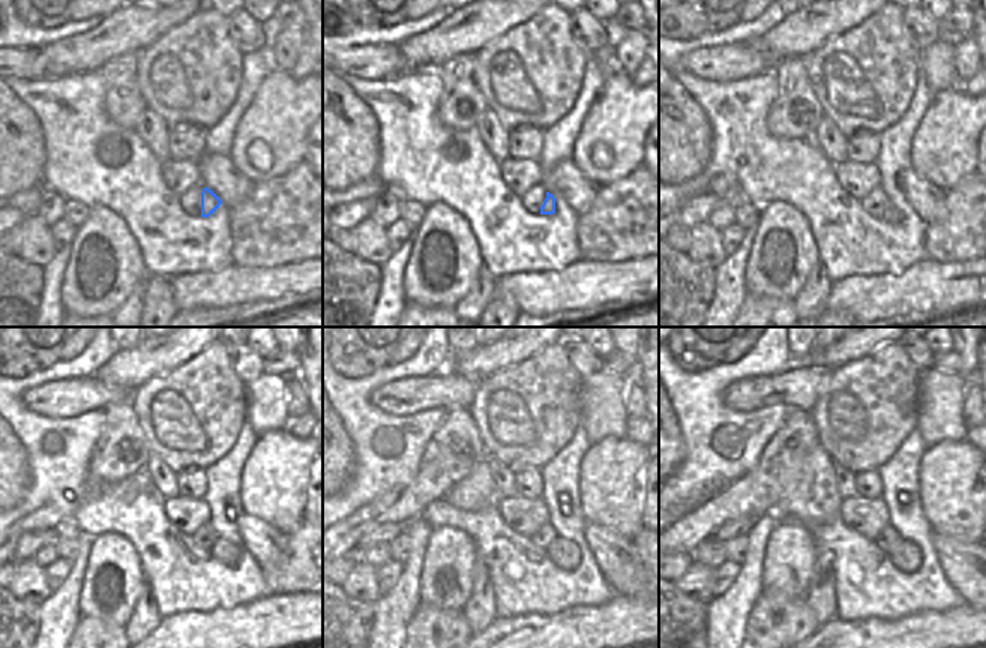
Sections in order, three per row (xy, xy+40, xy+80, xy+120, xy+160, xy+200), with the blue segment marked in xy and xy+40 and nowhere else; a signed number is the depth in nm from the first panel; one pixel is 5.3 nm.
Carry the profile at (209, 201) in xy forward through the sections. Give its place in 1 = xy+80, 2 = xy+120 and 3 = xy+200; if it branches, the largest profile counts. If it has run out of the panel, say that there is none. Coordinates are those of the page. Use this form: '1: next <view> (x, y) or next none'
1: next xy+80 (890, 215)
2: next xy+120 (222, 551)
3: next xy+200 (905, 557)

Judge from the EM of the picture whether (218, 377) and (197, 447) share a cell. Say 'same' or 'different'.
same

